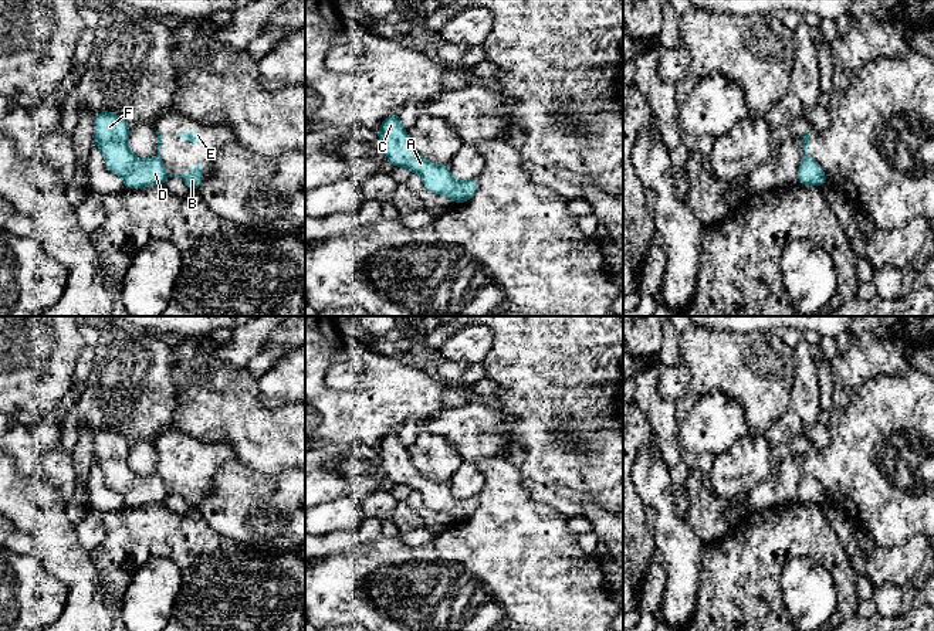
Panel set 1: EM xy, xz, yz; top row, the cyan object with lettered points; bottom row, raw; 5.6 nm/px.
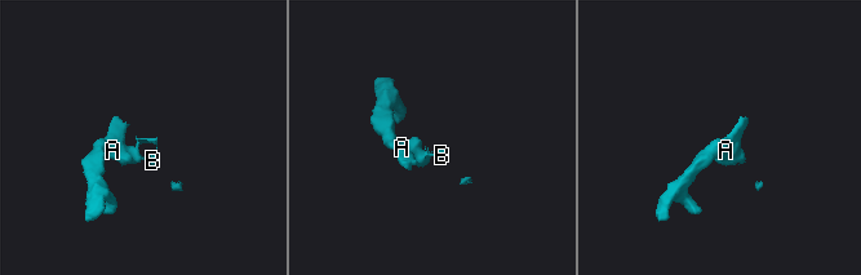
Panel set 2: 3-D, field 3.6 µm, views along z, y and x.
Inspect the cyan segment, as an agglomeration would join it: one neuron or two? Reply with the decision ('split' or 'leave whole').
split

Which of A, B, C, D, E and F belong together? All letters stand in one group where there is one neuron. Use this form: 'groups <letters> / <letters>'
groups A C D F / B E

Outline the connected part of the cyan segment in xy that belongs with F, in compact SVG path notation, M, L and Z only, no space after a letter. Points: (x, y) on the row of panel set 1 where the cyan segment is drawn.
M112 112L94 116L94 142L105 157L106 169L122 177L125 189L163 186L167 173L159 156L136 157L128 147L131 128L126 121Z

